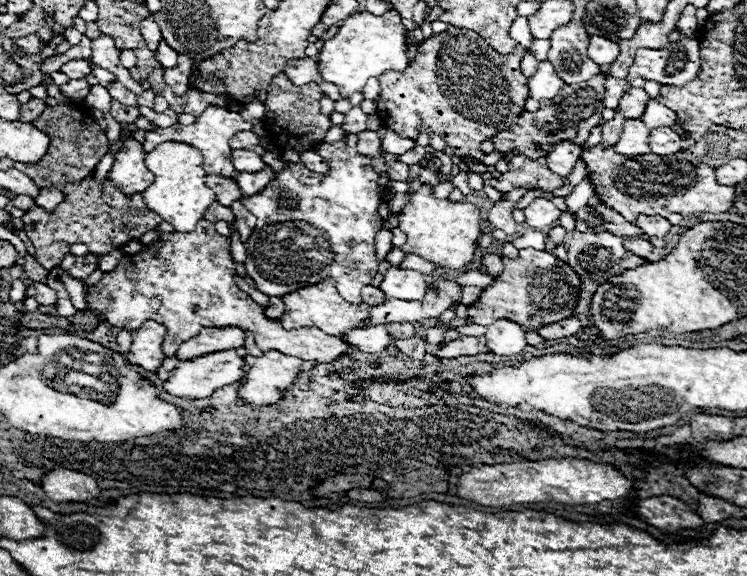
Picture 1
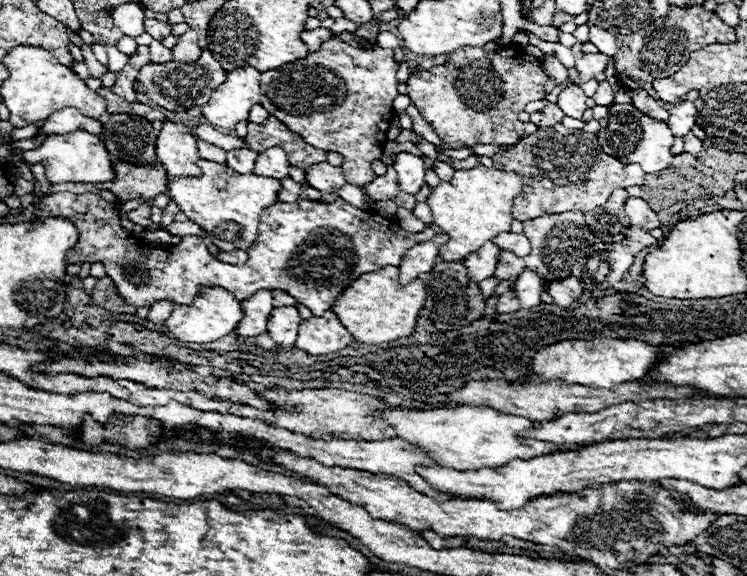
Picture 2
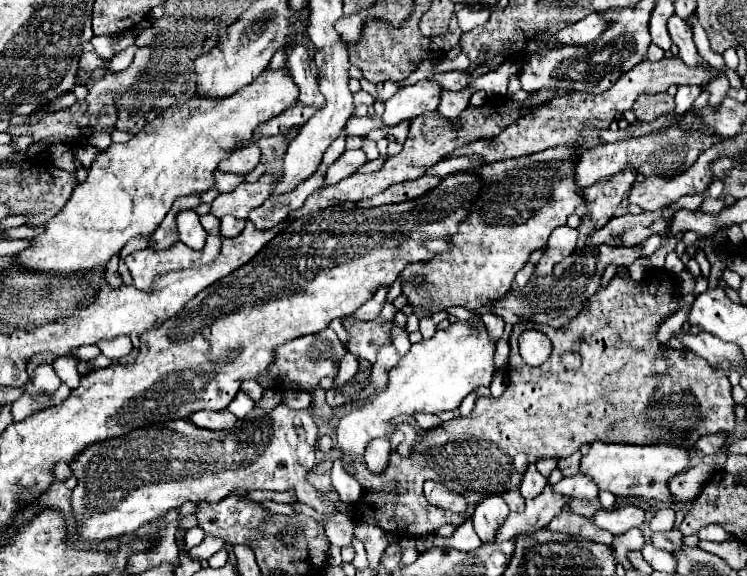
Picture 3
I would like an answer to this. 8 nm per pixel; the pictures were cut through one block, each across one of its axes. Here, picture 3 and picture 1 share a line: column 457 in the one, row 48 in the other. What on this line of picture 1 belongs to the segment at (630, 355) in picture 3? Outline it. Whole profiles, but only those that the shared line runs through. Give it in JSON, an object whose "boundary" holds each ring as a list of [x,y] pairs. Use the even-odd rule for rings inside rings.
{"boundary":[[[450,26],[442,34],[434,34],[432,38],[424,40],[410,66],[402,72],[388,70],[378,77],[380,83],[380,96],[378,96],[378,118],[382,126],[398,132],[400,136],[414,138],[418,120],[422,120],[432,134],[444,138],[444,142],[452,148],[456,156],[466,156],[474,160],[482,160],[486,154],[480,150],[480,144],[494,138],[494,134],[508,130],[518,116],[524,112],[524,102],[528,98],[528,80],[520,72],[520,60],[524,58],[526,48],[514,46],[508,56],[500,56],[494,48],[486,46],[478,34],[472,30],[462,30]]]}

